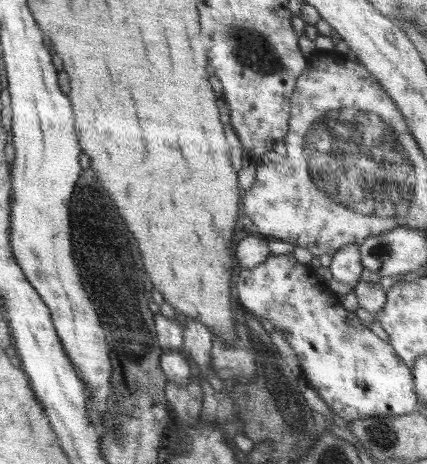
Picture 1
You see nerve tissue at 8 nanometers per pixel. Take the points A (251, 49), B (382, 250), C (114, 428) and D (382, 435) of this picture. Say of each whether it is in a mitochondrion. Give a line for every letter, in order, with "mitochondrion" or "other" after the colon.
A: mitochondrion
B: mitochondrion
C: other
D: mitochondrion

